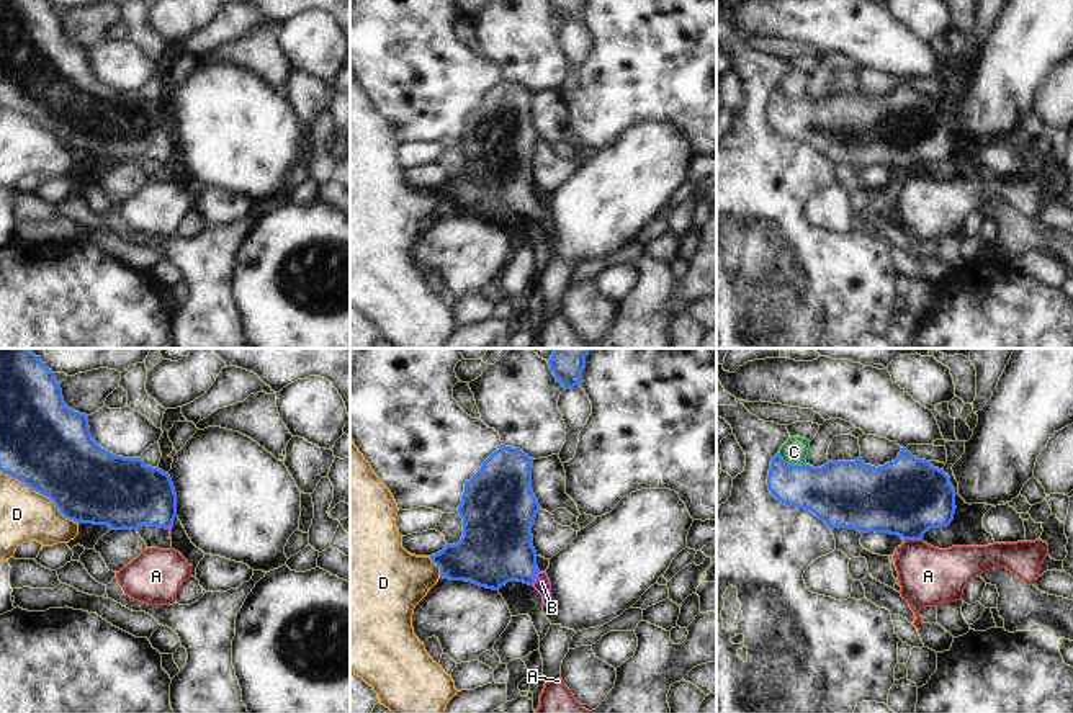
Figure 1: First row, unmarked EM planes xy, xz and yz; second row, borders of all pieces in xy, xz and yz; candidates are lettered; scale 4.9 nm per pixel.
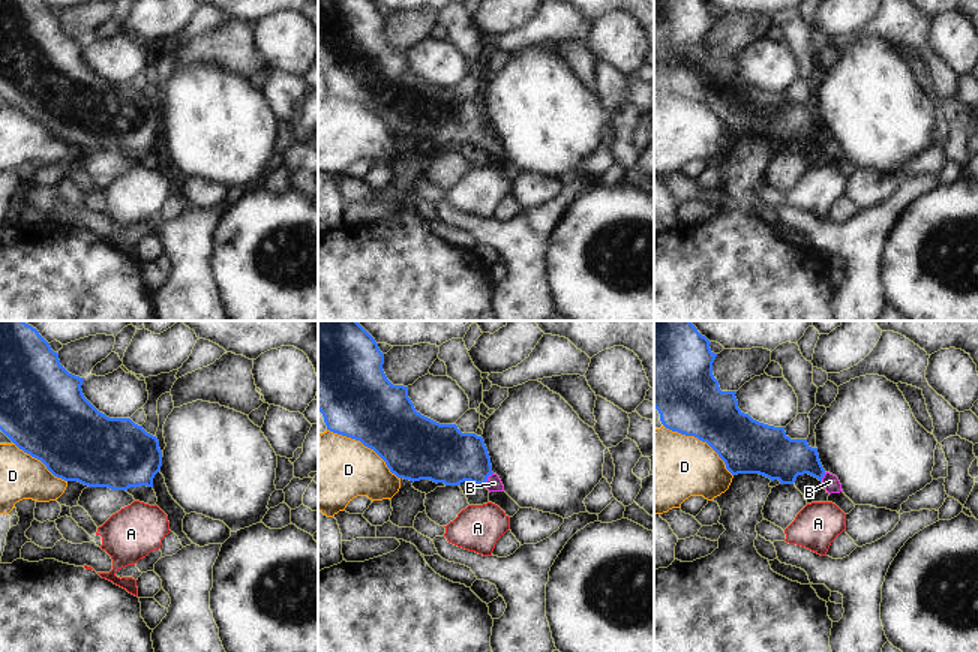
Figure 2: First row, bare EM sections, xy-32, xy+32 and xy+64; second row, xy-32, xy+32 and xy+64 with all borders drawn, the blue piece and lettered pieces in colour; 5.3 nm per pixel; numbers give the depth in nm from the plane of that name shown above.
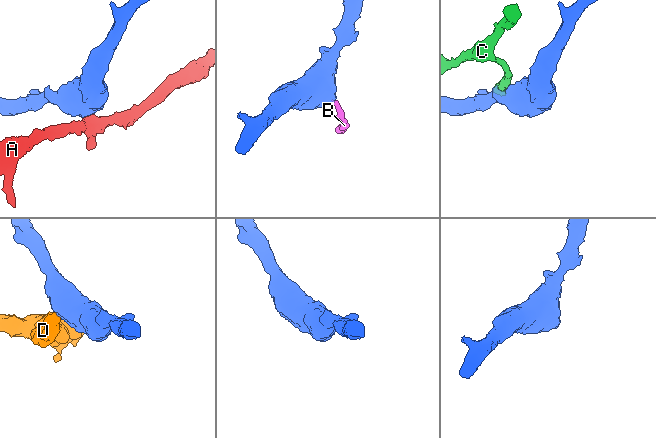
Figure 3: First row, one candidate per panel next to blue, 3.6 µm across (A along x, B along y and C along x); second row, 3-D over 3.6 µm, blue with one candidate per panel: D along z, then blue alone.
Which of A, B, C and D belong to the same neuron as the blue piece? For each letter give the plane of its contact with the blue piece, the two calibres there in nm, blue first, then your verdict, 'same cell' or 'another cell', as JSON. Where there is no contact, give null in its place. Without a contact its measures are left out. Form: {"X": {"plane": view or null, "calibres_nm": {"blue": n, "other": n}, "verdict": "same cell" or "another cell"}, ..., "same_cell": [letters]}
{"A": {"plane": "yz", "calibres_nm": {"blue": 380, "other": 280}, "verdict": "another cell"}, "B": {"plane": "xz", "calibres_nm": {"blue": 360, "other": 80}, "verdict": "same cell"}, "C": {"plane": "yz", "calibres_nm": {"blue": 280, "other": 130}, "verdict": "another cell"}, "D": {"plane": "xy", "calibres_nm": {"blue": 440, "other": 260}, "verdict": "another cell"}, "same_cell": ["B"]}

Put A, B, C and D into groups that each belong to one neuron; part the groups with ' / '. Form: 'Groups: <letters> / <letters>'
Groups: A / B / C / D

